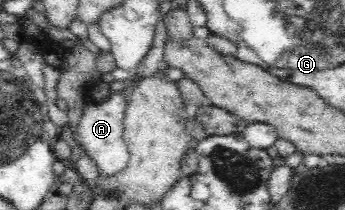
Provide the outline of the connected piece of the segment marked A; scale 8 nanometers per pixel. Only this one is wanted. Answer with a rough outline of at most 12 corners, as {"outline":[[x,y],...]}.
{"outline":[[116,88],[86,105],[75,140],[98,180],[129,161],[122,120],[129,96]]}

